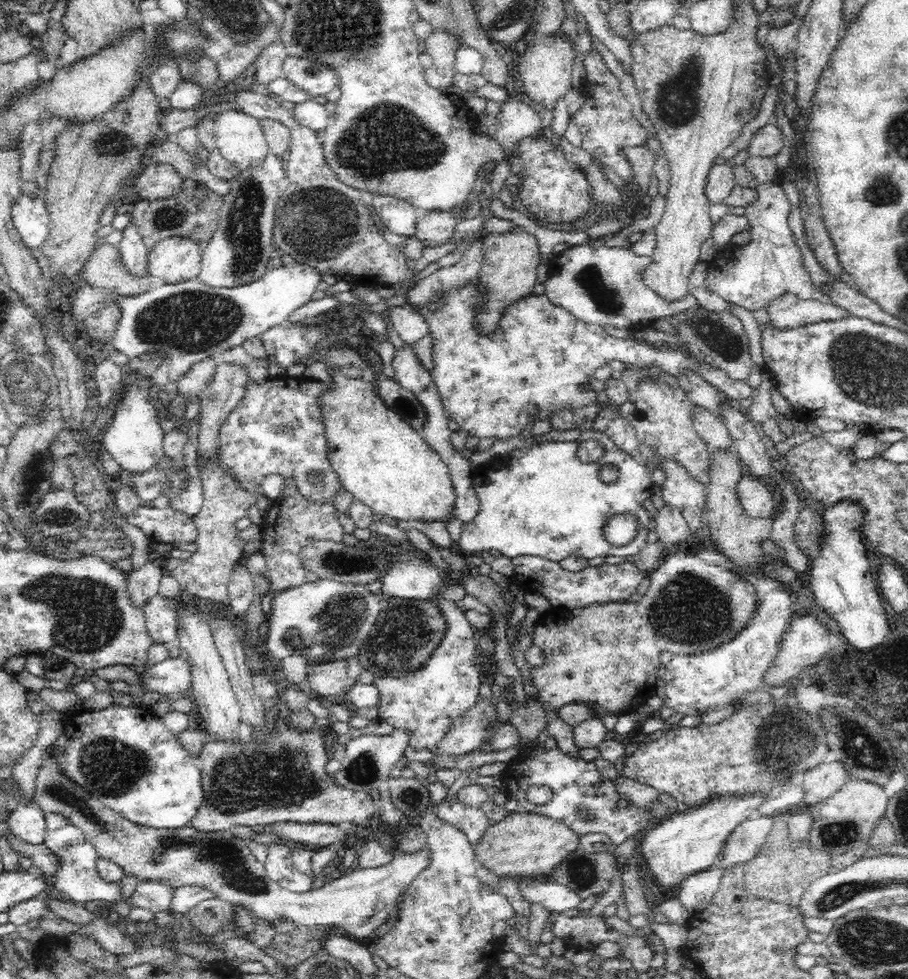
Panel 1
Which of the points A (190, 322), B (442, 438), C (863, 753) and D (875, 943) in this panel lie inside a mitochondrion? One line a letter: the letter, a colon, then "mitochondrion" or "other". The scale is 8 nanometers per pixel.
A: mitochondrion
B: other
C: mitochondrion
D: mitochondrion

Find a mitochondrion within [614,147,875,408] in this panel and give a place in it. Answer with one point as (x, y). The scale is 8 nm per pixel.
(713, 330)

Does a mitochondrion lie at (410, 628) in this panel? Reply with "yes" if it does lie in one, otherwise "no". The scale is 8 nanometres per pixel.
yes

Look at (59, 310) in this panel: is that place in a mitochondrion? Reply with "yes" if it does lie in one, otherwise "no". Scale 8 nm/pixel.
no

